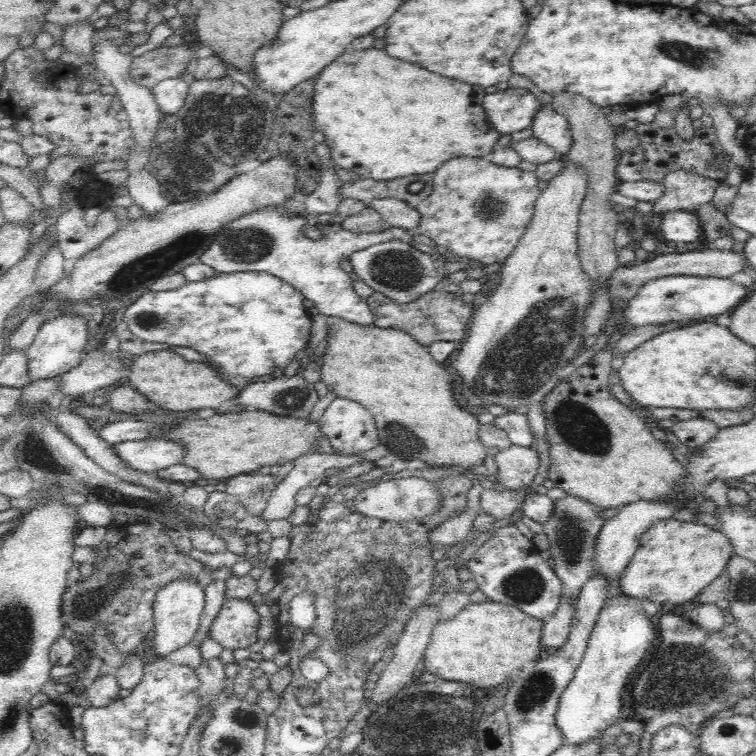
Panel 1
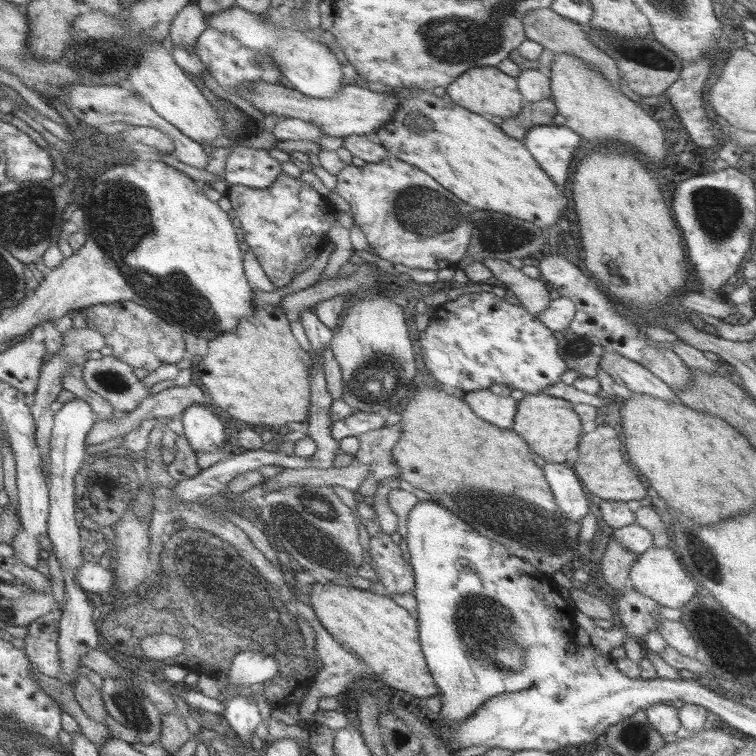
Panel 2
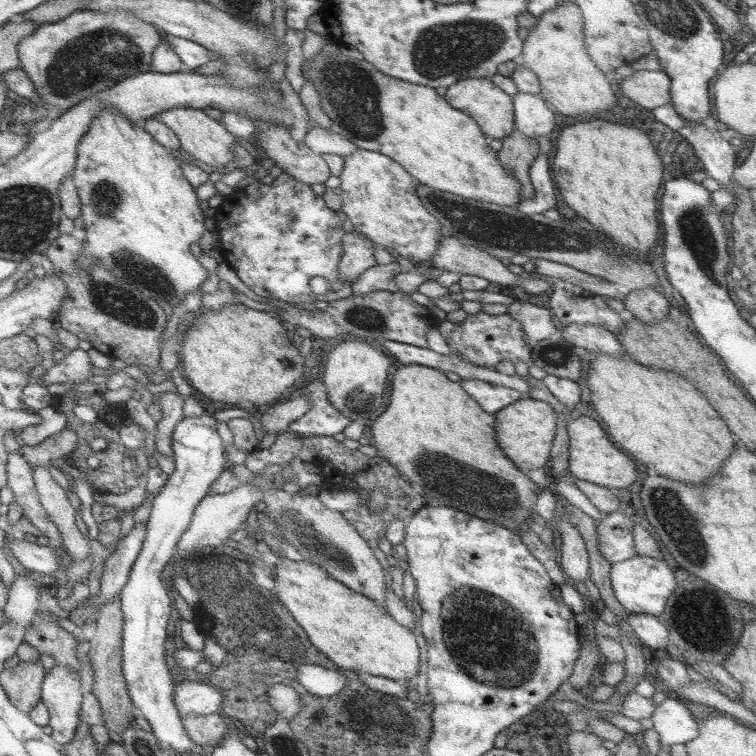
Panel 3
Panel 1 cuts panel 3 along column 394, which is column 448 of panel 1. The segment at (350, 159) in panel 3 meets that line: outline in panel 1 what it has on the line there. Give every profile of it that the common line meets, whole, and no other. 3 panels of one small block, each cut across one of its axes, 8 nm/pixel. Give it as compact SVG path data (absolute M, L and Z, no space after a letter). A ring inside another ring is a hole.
M458 158L450 160L433 173L433 193L417 207L420 213L420 226L416 234L428 236L437 246L446 248L454 258L468 258L471 262L483 264L503 264L518 246L534 220L534 212L541 190L538 189L539 178L533 171L522 171L494 164L490 158Z

